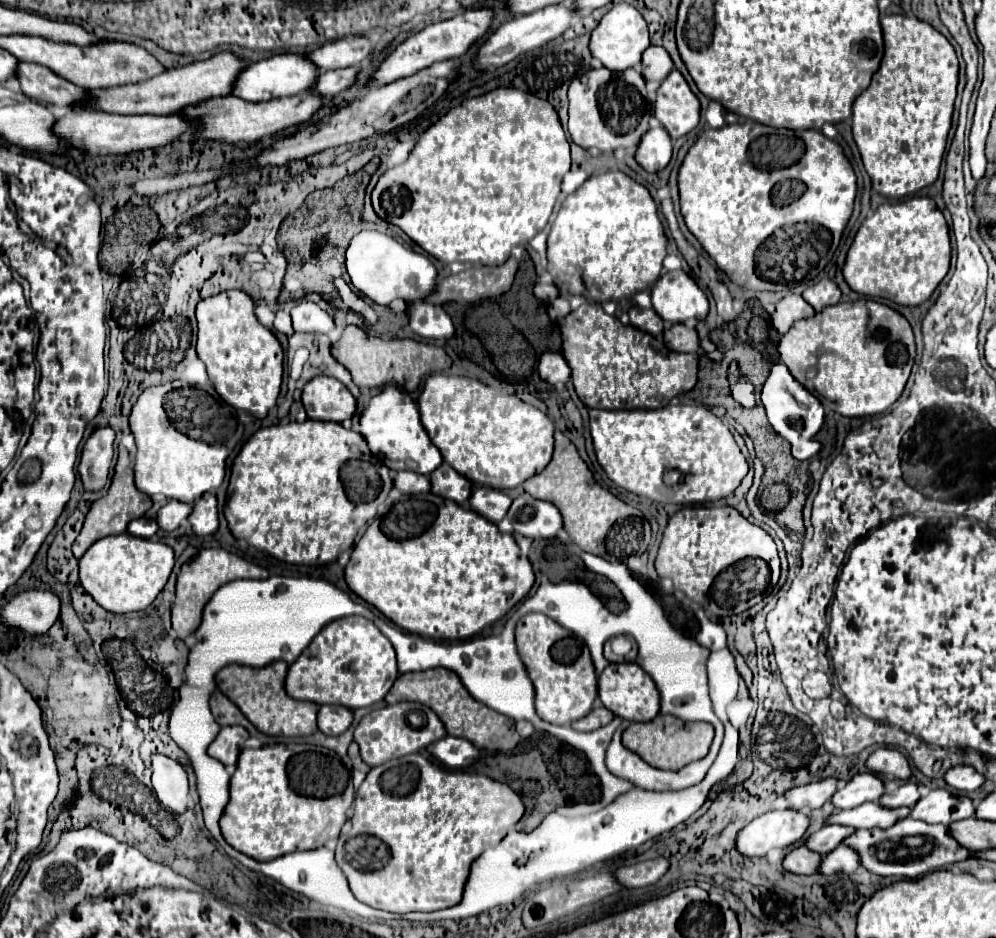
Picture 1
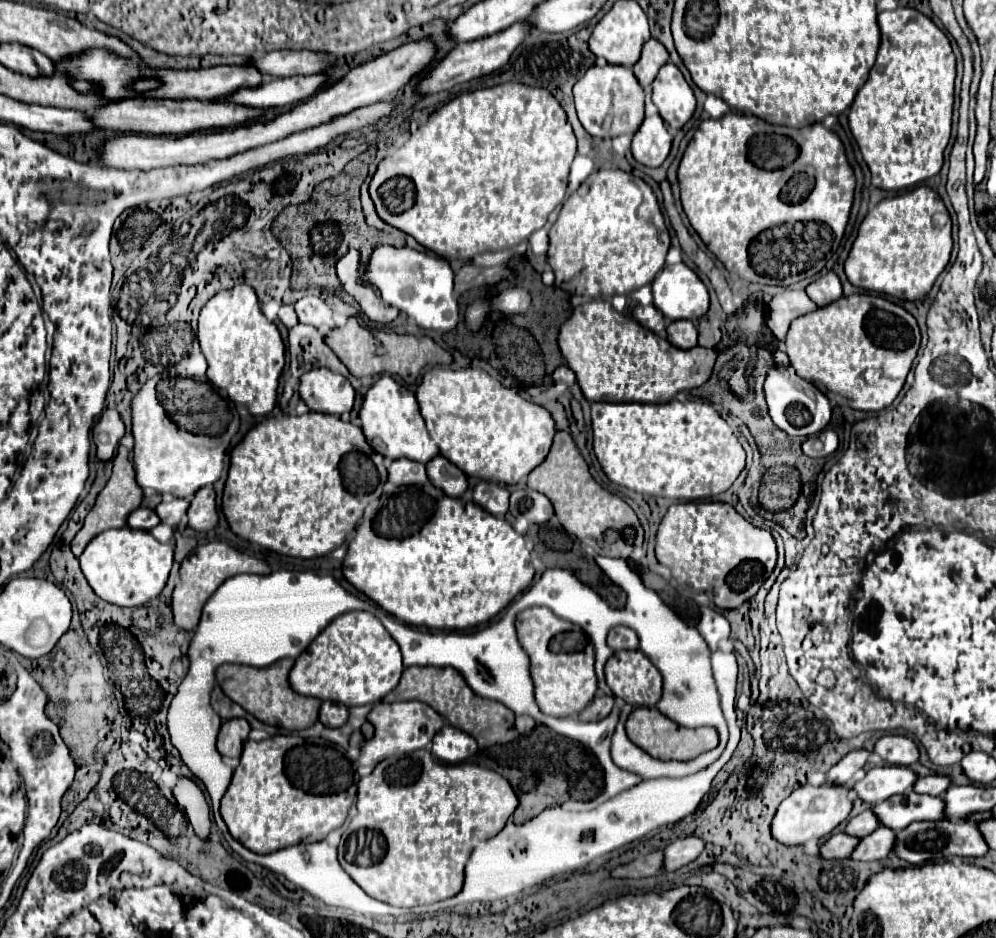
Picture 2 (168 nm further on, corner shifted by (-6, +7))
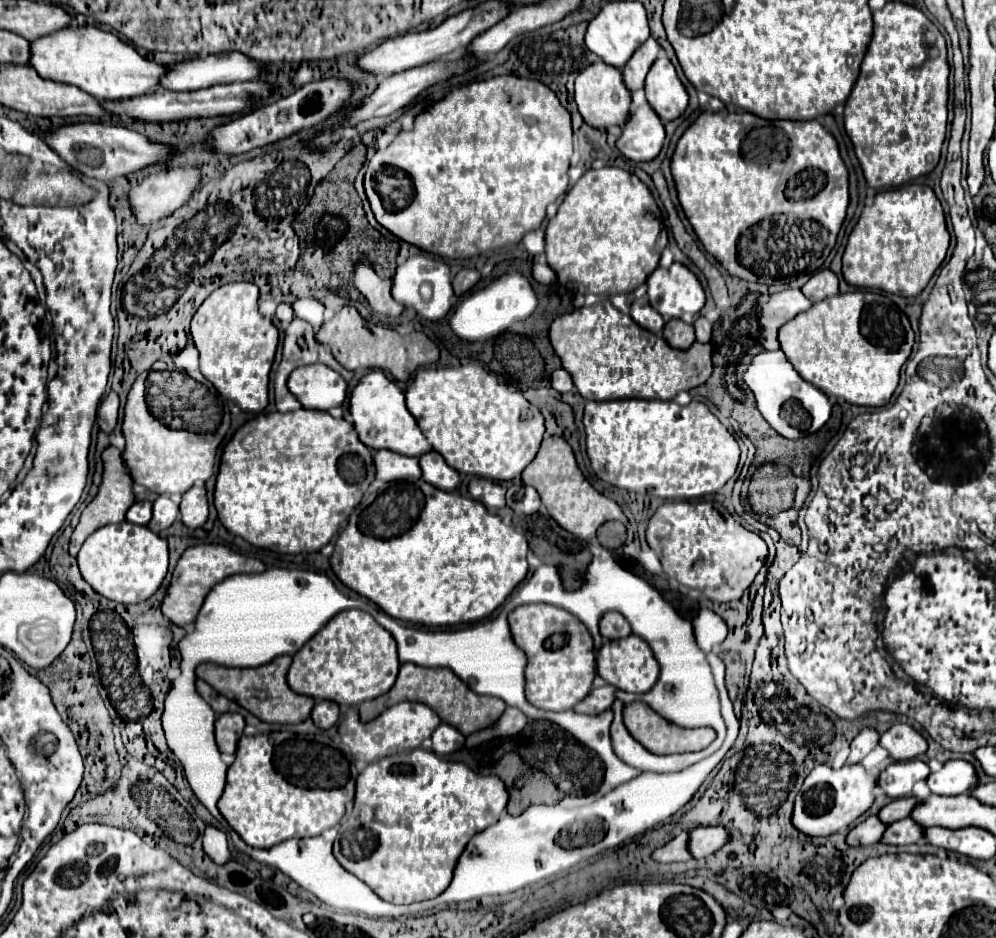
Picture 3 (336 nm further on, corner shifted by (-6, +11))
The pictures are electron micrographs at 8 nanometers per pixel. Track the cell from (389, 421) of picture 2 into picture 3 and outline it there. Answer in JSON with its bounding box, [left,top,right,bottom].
[349,371,431,457]

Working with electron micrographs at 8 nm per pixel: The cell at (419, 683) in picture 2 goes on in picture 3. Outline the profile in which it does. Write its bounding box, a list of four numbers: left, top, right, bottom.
[381,663,507,735]

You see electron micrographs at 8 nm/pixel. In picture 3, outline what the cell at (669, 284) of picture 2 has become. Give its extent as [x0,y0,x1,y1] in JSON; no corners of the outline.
[647,263,705,319]

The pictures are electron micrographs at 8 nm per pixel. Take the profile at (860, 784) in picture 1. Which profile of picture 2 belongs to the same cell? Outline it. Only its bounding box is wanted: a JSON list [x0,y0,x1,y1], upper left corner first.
[853,767,917,803]

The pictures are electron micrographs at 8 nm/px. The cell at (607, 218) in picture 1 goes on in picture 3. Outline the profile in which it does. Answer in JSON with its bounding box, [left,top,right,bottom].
[545,167,667,297]

